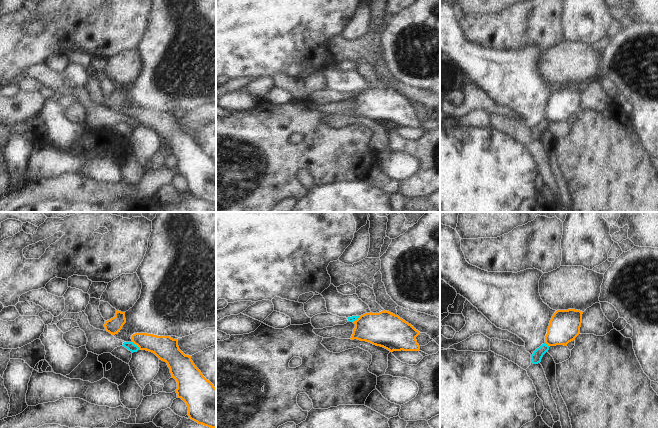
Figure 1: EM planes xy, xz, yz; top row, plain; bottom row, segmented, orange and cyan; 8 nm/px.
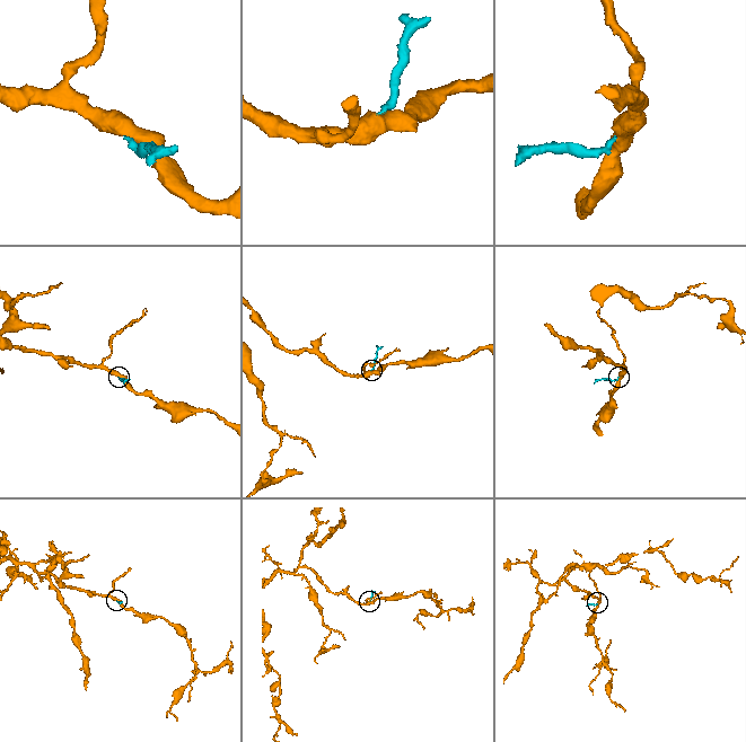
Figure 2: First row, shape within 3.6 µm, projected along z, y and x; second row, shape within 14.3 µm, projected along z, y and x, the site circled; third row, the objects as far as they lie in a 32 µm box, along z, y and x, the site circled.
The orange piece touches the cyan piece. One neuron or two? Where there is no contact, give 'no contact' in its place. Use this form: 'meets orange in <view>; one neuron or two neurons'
meets orange in xy; two neurons

